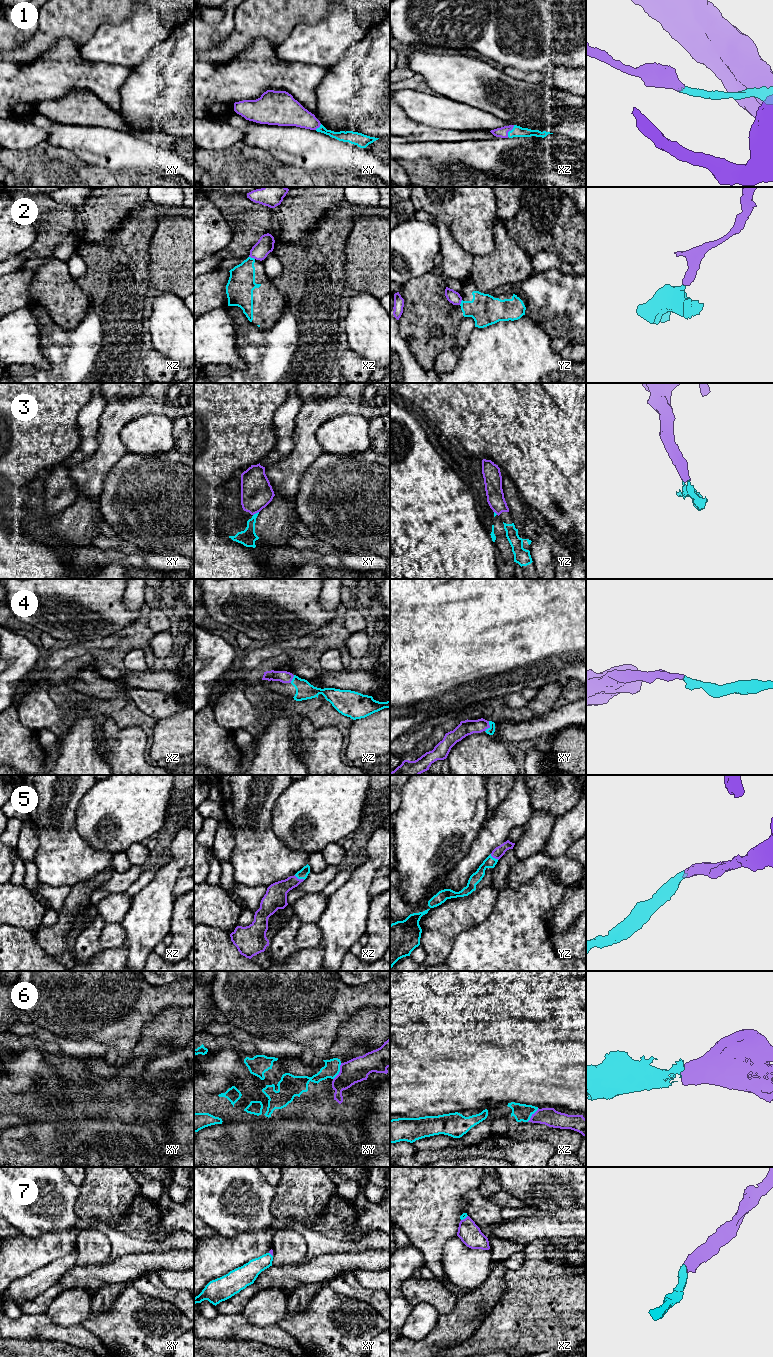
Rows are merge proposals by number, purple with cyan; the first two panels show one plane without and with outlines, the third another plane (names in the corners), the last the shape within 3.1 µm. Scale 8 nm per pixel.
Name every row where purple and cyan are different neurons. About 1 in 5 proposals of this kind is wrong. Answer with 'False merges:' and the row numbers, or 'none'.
False merges: 2

